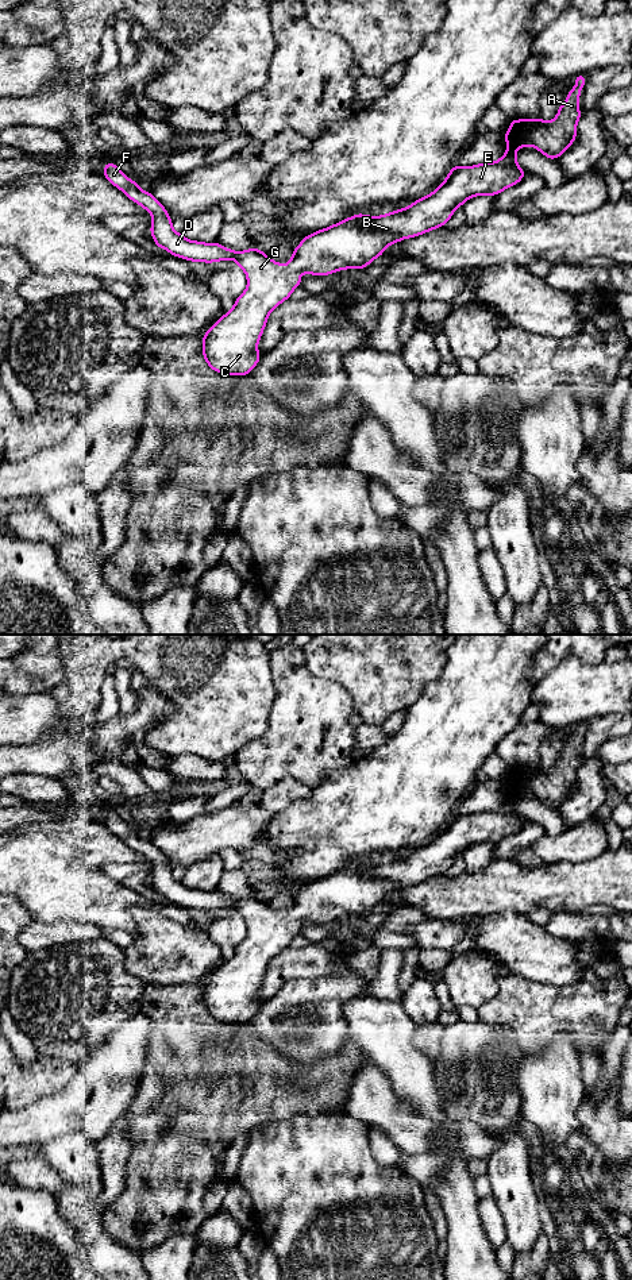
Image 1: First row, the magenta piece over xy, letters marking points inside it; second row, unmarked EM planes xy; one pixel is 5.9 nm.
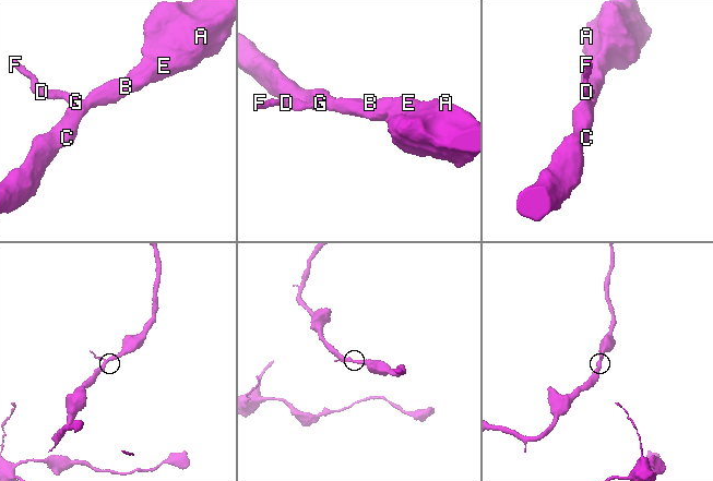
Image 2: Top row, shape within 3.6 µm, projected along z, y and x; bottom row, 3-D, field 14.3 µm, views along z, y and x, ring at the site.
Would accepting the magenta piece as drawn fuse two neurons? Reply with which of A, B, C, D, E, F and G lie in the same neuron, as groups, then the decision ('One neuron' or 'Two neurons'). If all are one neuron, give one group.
Groups: A B C D E F G. One neuron

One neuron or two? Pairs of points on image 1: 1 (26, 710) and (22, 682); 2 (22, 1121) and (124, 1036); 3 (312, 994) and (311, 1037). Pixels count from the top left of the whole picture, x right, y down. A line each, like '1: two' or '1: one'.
1: two
2: one
3: one

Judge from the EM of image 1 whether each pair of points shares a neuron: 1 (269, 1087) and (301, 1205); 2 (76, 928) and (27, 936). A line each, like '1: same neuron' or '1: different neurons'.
1: different neurons
2: same neuron

